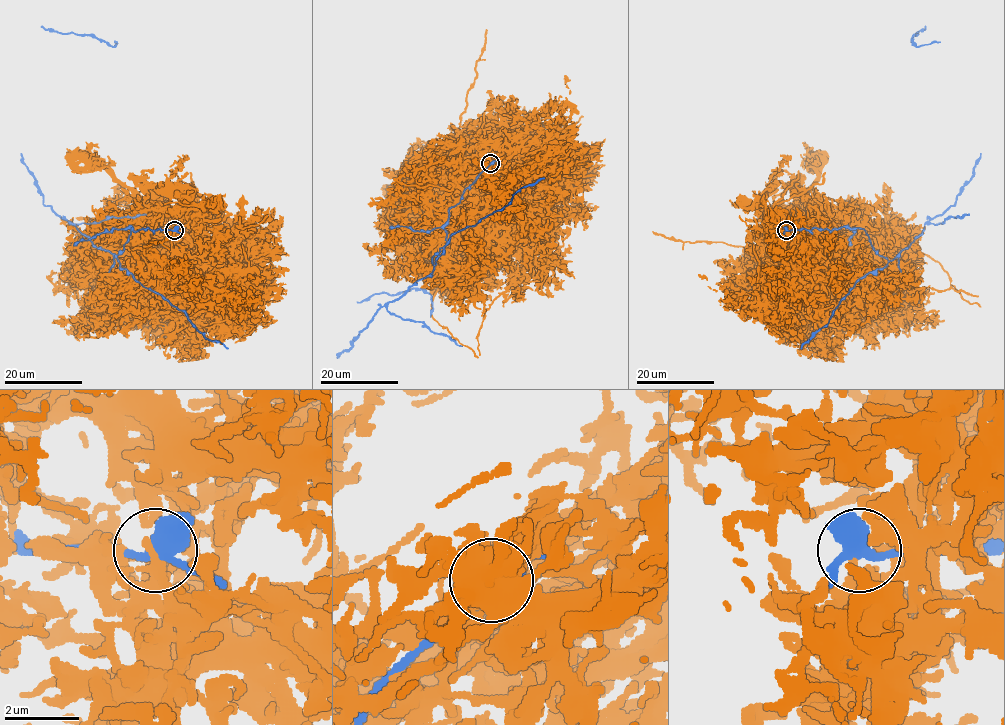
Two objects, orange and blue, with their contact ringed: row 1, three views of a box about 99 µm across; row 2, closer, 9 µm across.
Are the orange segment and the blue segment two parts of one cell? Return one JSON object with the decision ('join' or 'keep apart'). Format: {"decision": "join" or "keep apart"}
{"decision": "keep apart"}

